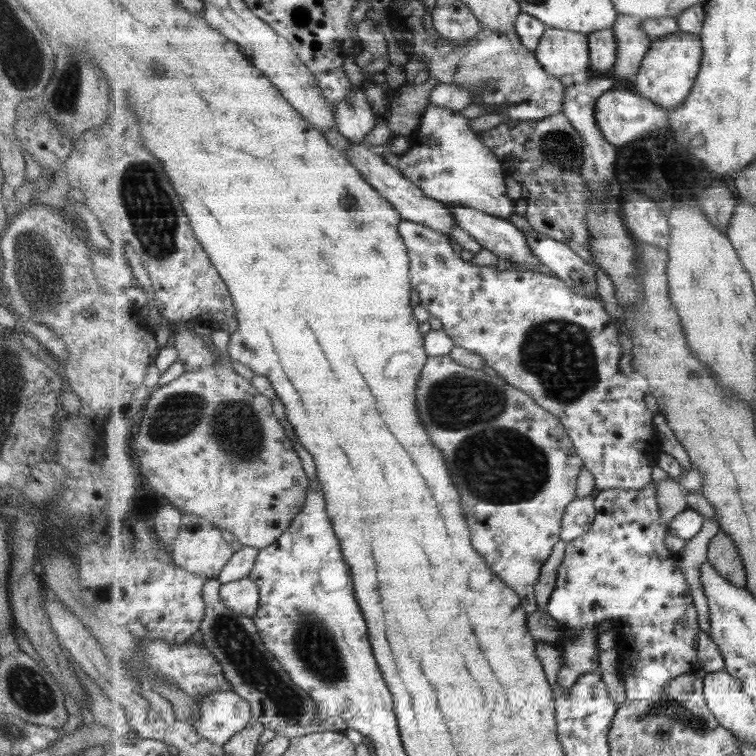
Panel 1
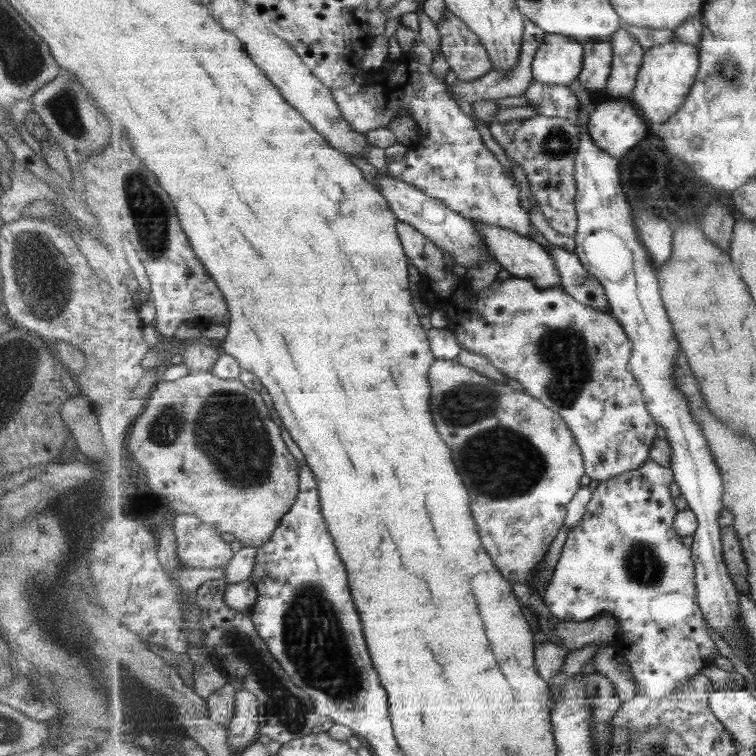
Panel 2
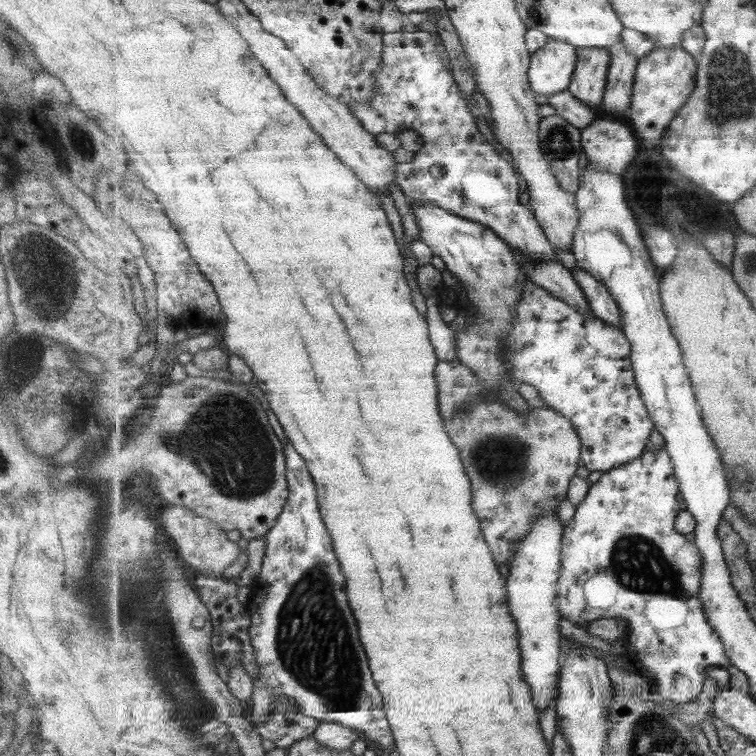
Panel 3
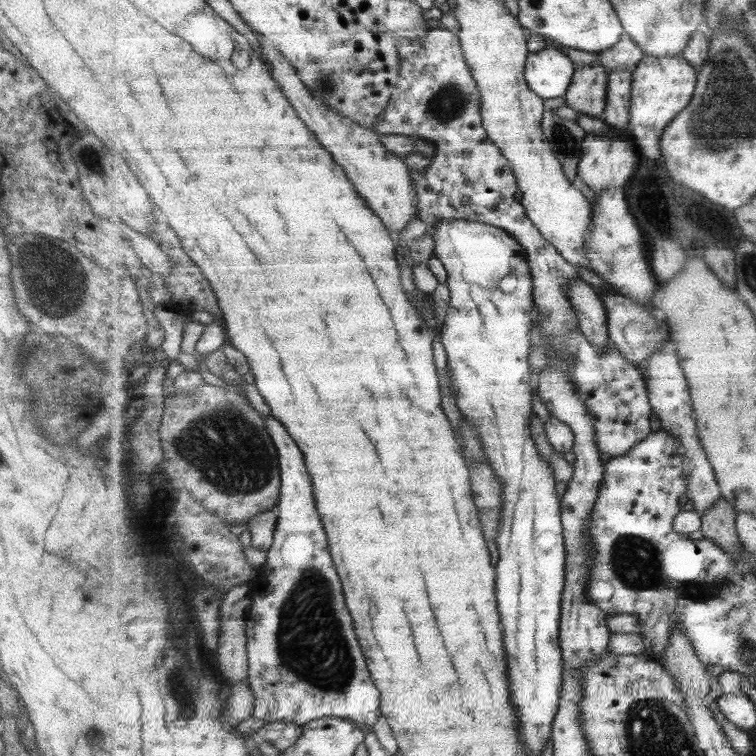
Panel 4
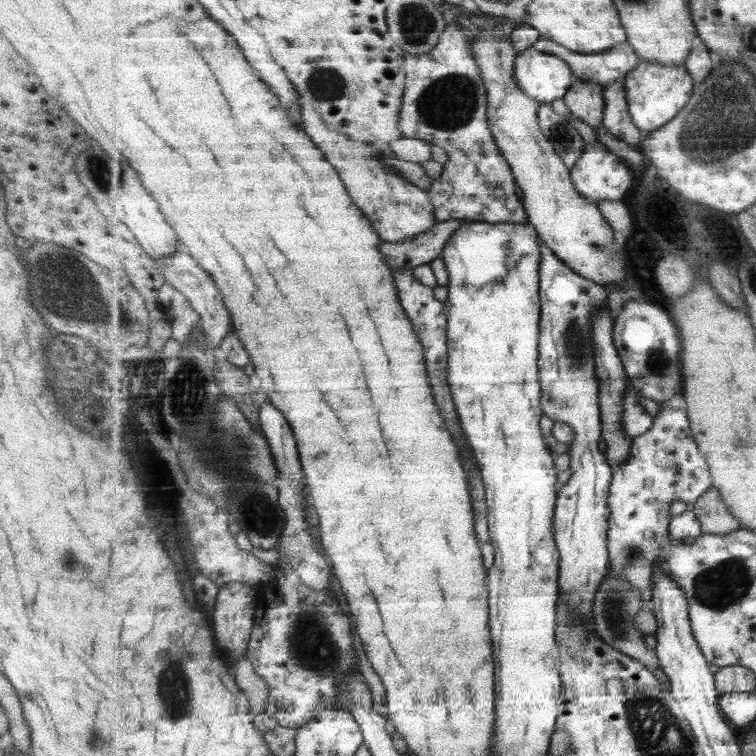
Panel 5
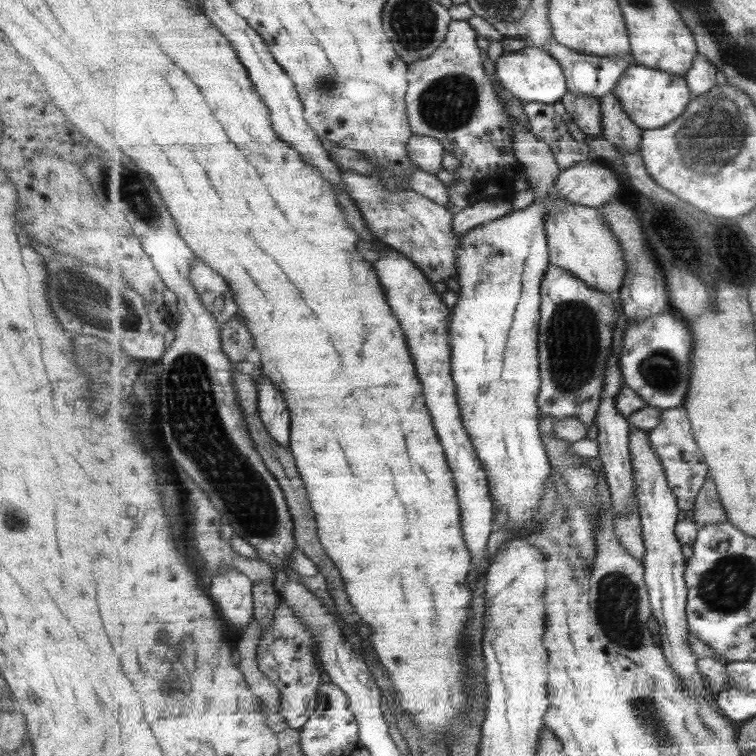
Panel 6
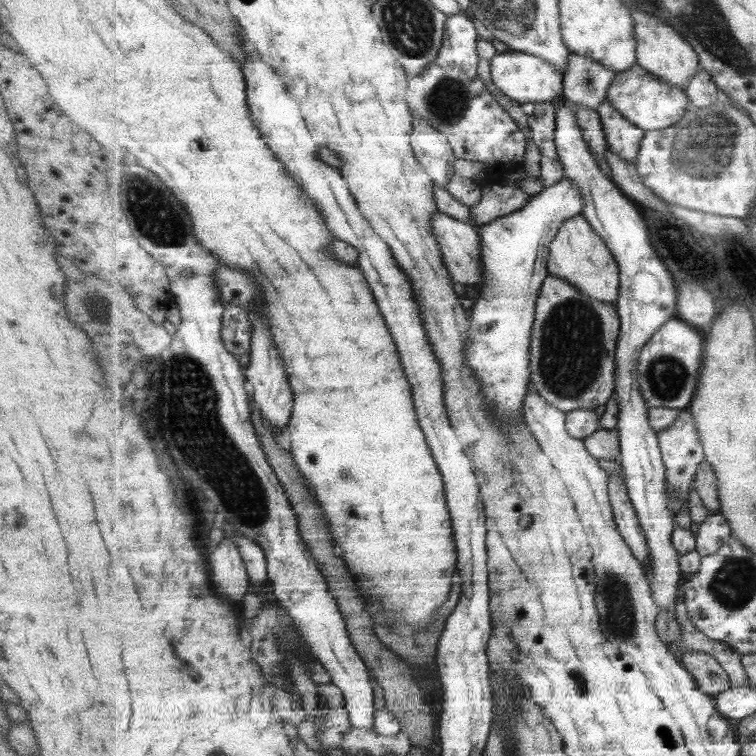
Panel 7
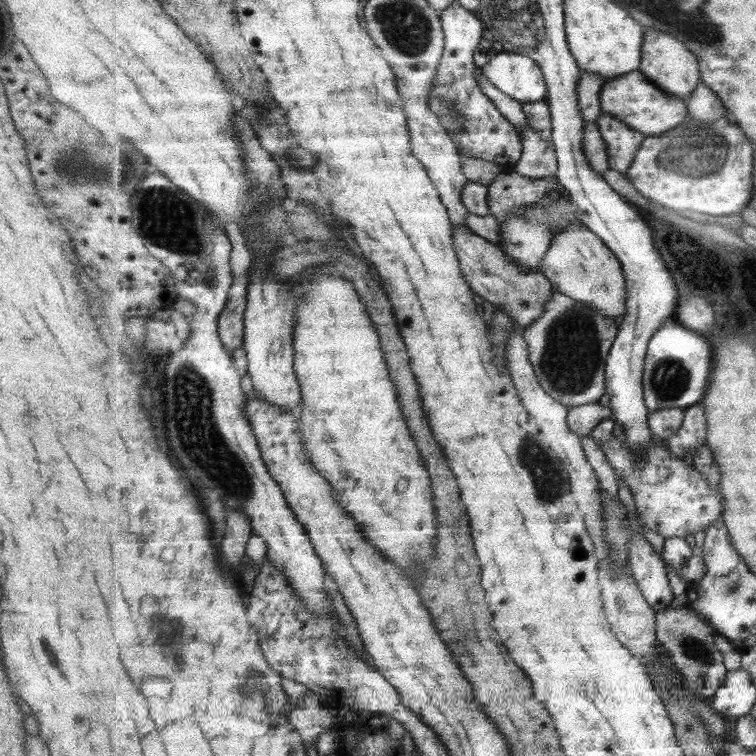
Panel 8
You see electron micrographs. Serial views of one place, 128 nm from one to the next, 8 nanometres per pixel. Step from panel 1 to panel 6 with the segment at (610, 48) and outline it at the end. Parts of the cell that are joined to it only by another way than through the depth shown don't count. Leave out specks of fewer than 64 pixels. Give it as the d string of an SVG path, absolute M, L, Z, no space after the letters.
M568 93L561 101L566 112L586 136L603 137L602 106L595 95L577 95Z

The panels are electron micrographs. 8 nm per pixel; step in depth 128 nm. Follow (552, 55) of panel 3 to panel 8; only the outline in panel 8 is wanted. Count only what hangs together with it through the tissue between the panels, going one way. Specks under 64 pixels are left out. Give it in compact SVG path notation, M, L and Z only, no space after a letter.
M502 50L482 71L493 86L521 104L546 101L549 94L541 67L527 55Z

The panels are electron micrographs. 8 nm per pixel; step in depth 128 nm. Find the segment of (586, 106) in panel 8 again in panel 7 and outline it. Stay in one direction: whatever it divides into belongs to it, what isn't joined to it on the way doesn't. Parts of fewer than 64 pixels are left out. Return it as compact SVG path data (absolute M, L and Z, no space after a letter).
M571 53L561 97L599 110L599 106L607 101L607 92L617 73L593 58Z

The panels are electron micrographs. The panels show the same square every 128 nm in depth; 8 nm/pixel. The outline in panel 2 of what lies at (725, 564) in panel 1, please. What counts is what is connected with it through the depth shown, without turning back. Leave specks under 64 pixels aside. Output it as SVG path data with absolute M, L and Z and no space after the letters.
M733 526L722 528L723 554L726 566L730 571L731 578L737 586L737 590L743 595L751 597L749 584L749 568L745 559L743 544Z

